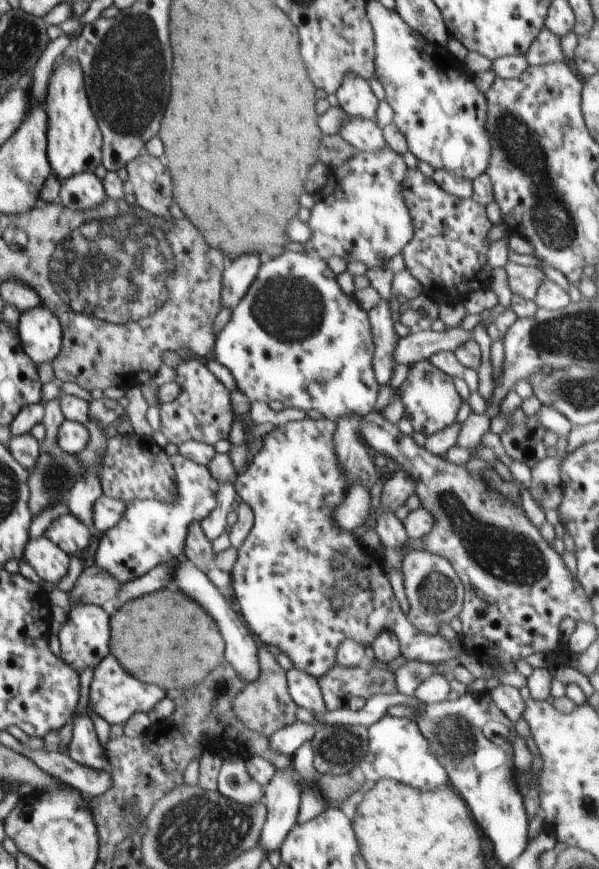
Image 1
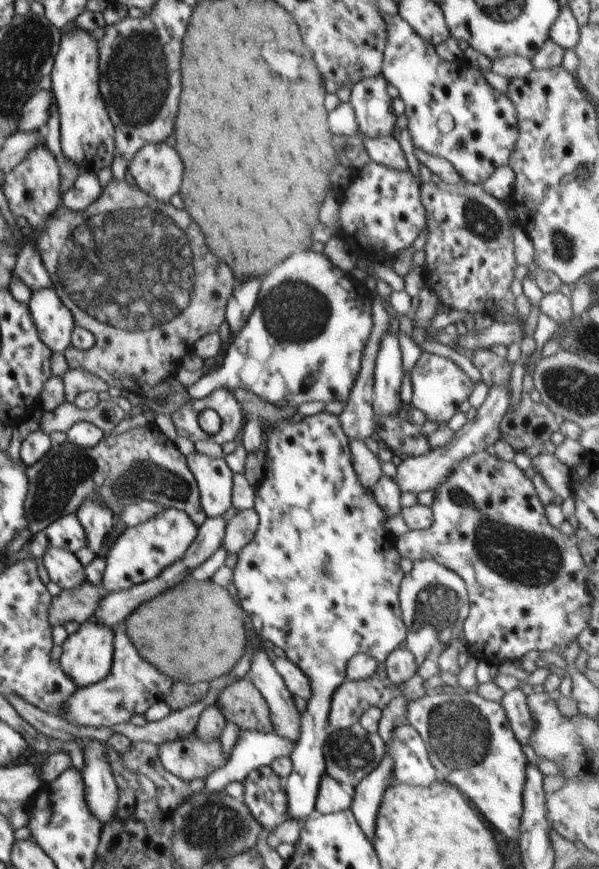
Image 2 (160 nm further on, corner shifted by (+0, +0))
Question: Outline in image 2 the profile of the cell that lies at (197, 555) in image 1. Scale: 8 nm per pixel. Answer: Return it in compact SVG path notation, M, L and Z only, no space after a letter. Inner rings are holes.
M155 422L132 428L116 436L104 437L95 447L87 449L68 440L60 445L52 445L38 462L29 467L24 466L24 469L29 482L24 508L27 528L32 535L63 516L70 513L76 515L83 501L90 497L97 497L117 519L124 507L137 500L152 501L166 508L186 511L198 527L208 518L199 501L199 486L188 466L187 458L178 451L174 442L158 429Z

